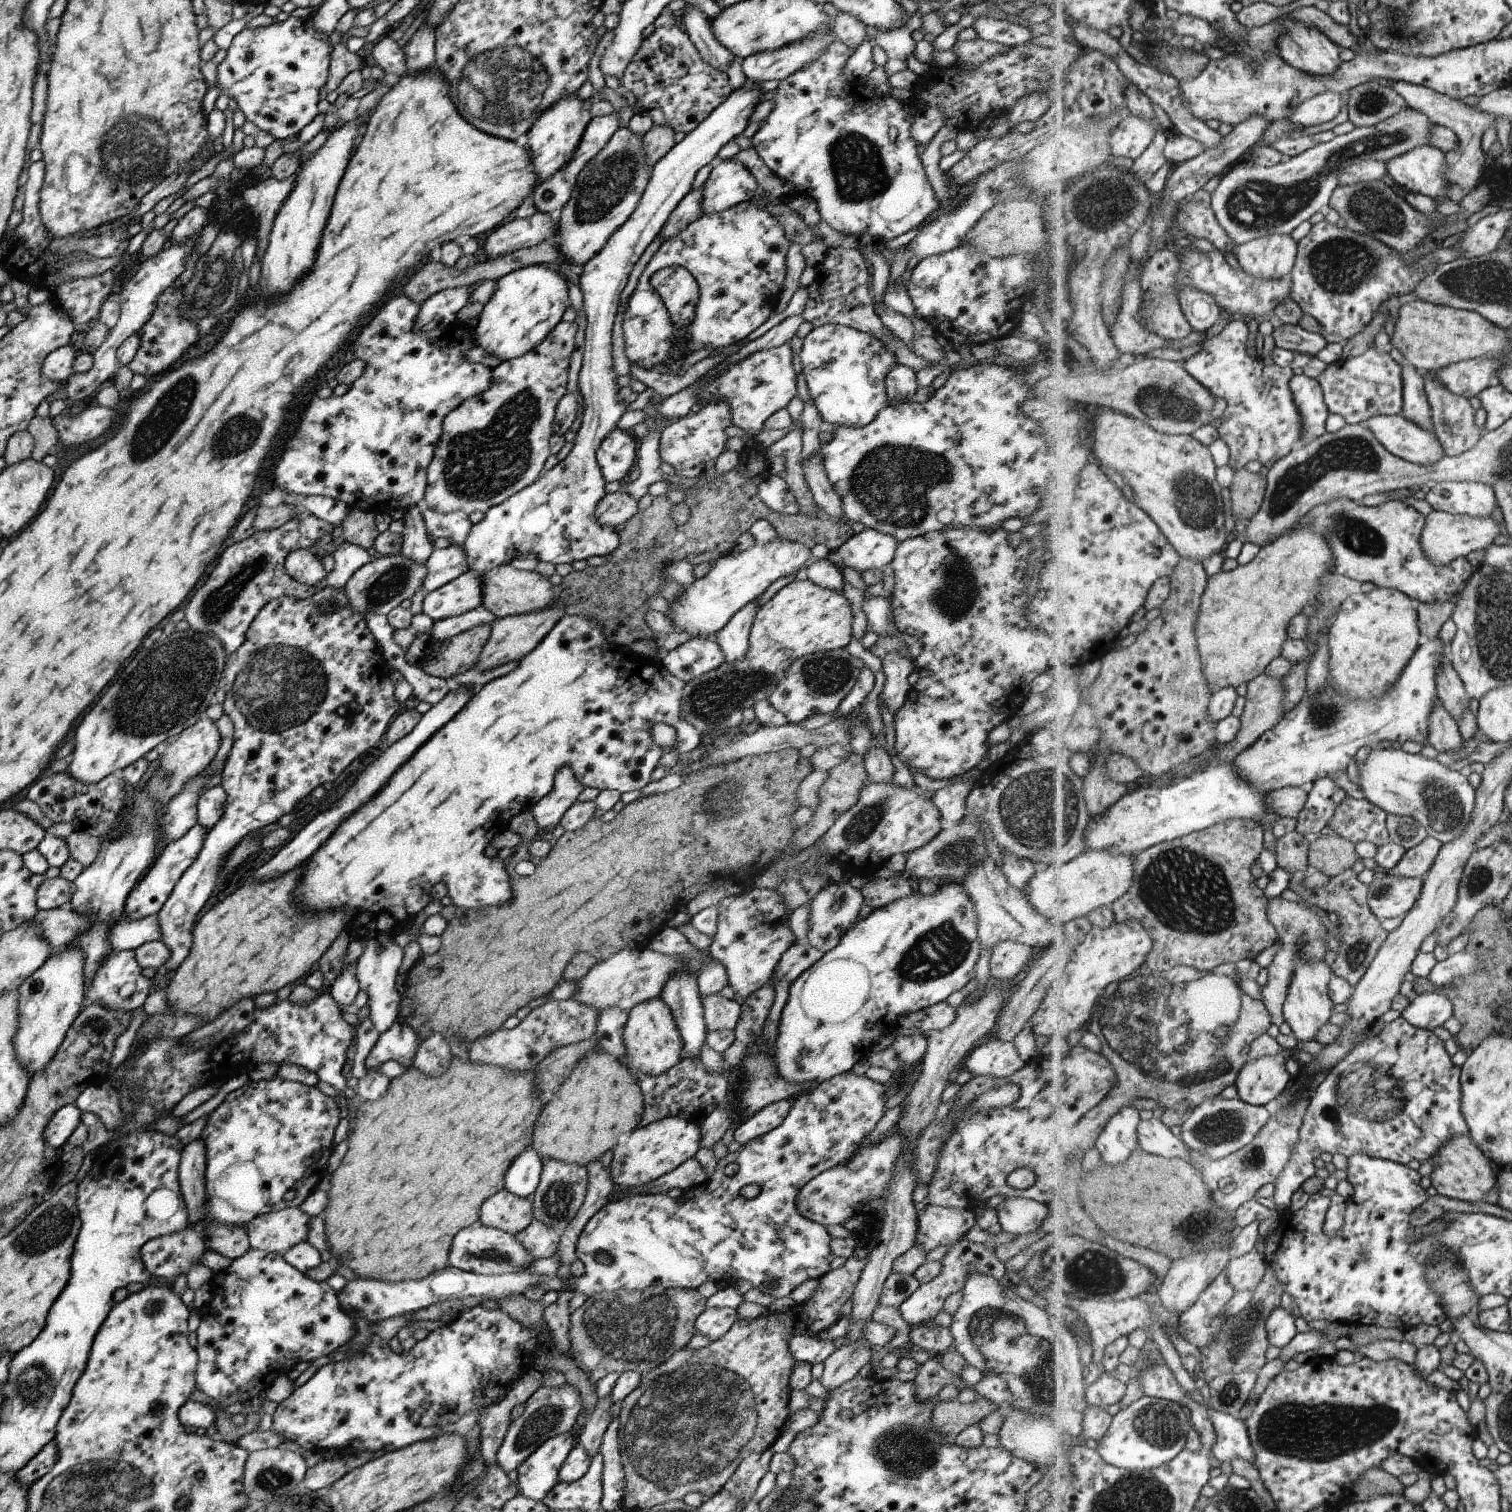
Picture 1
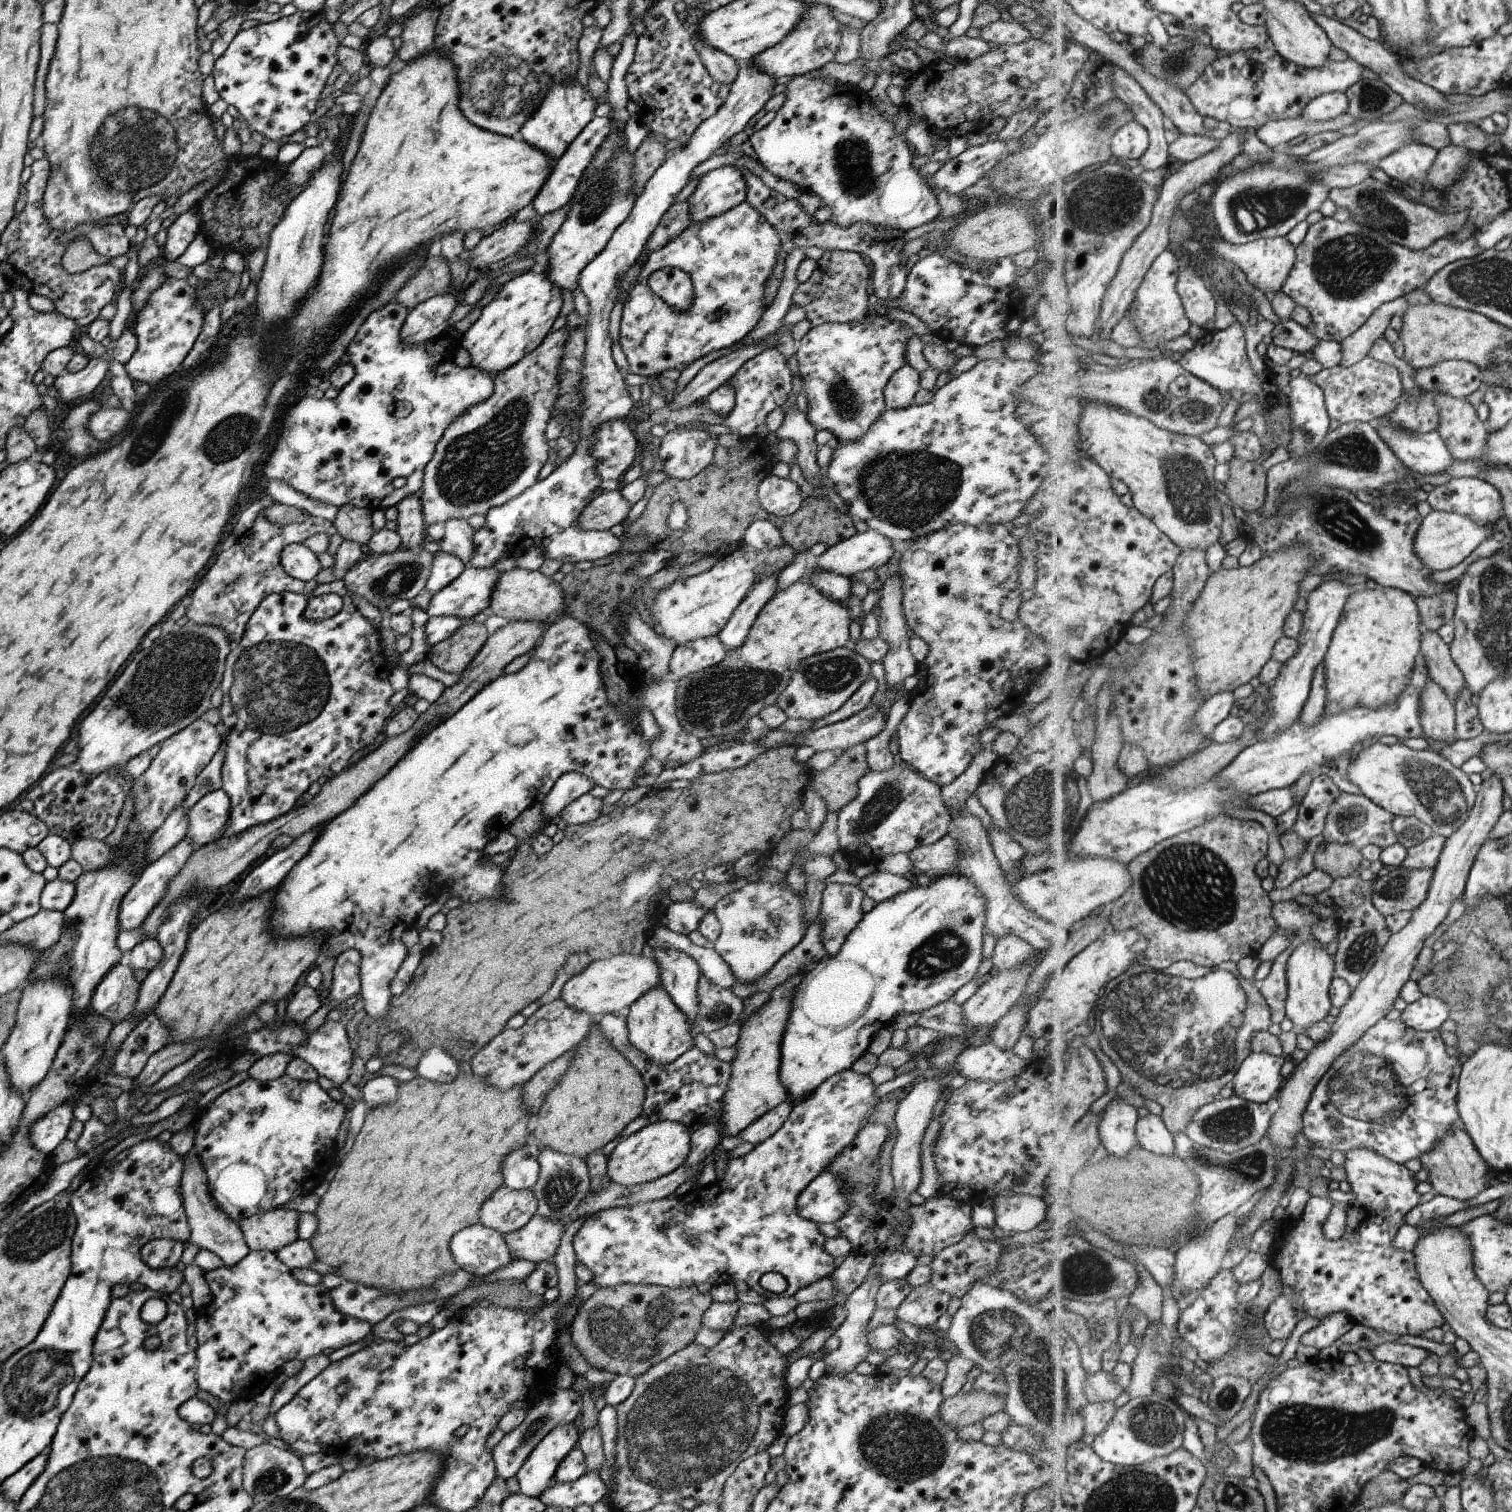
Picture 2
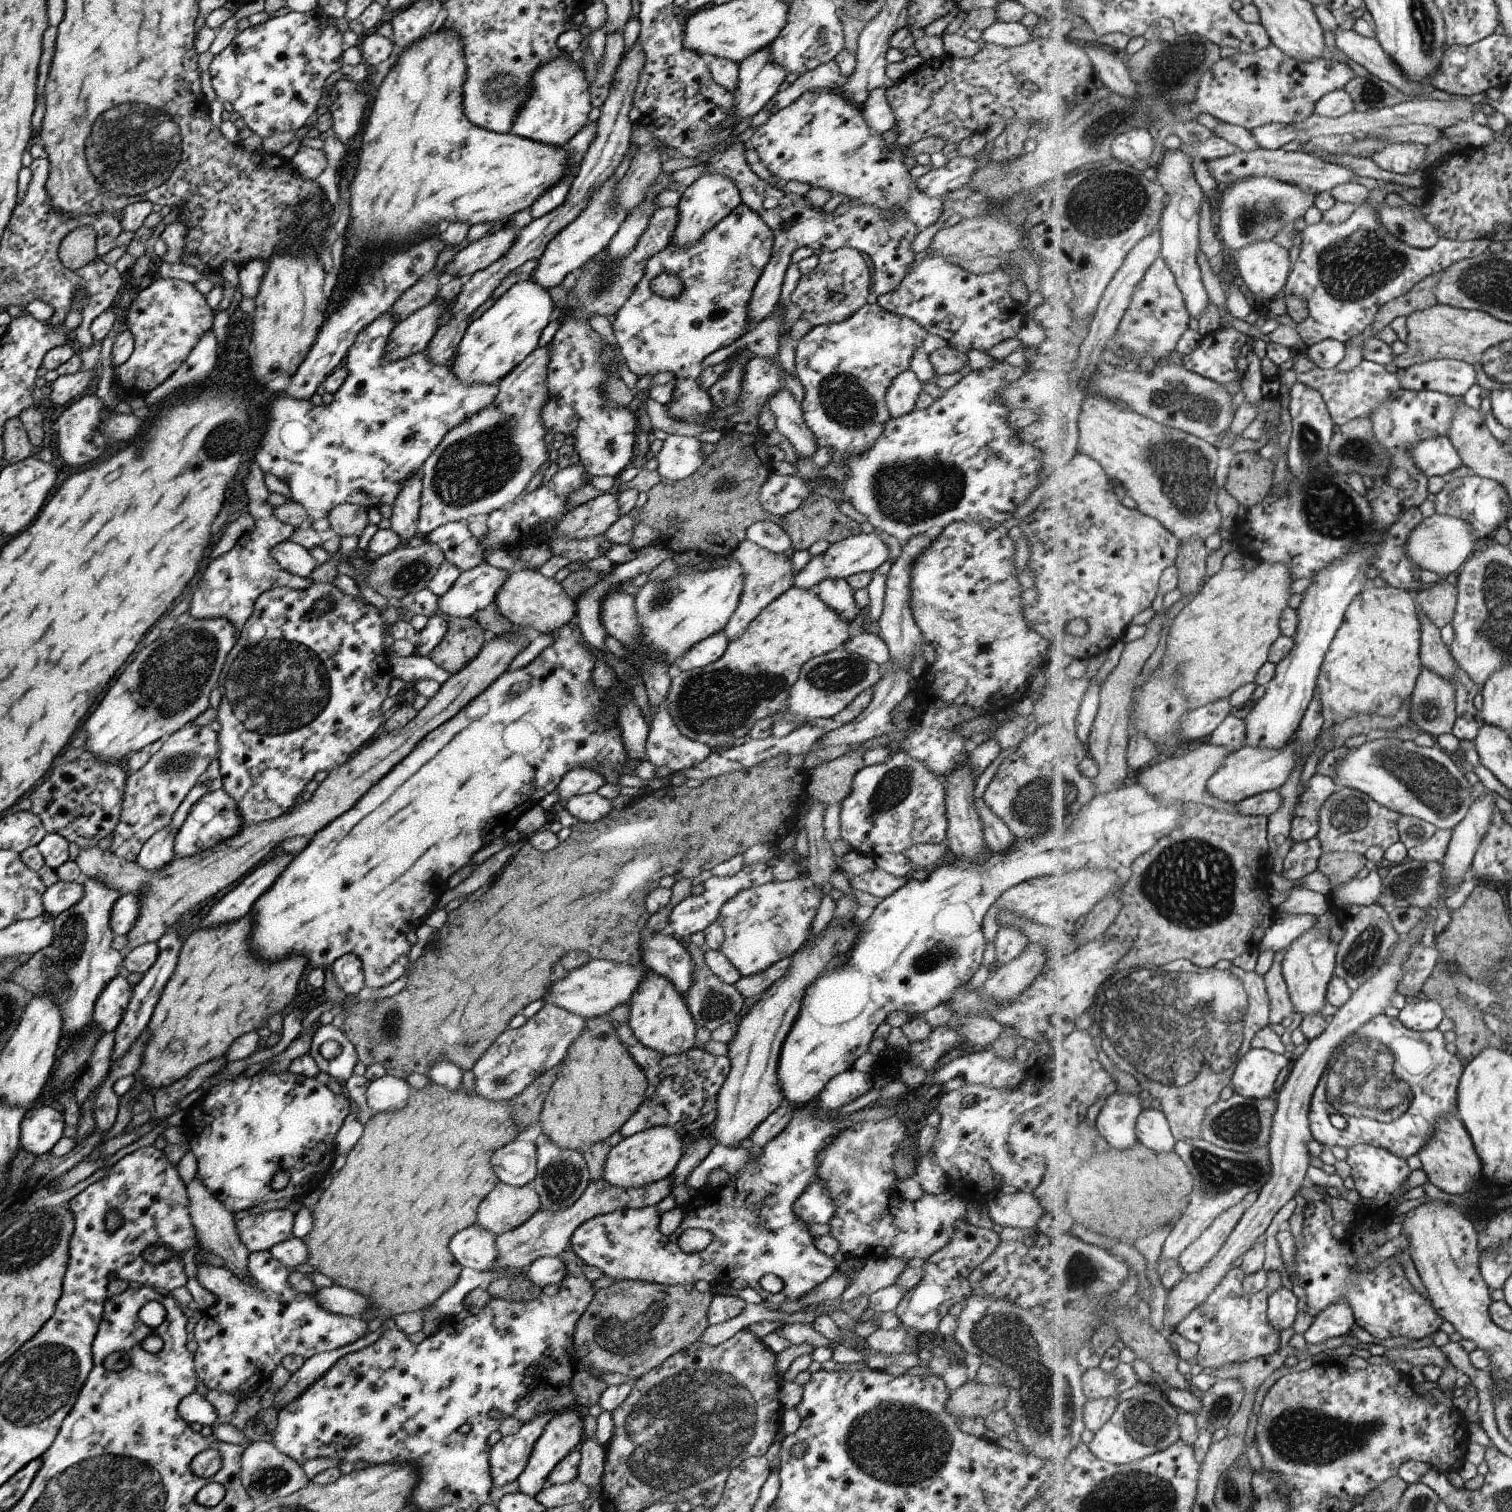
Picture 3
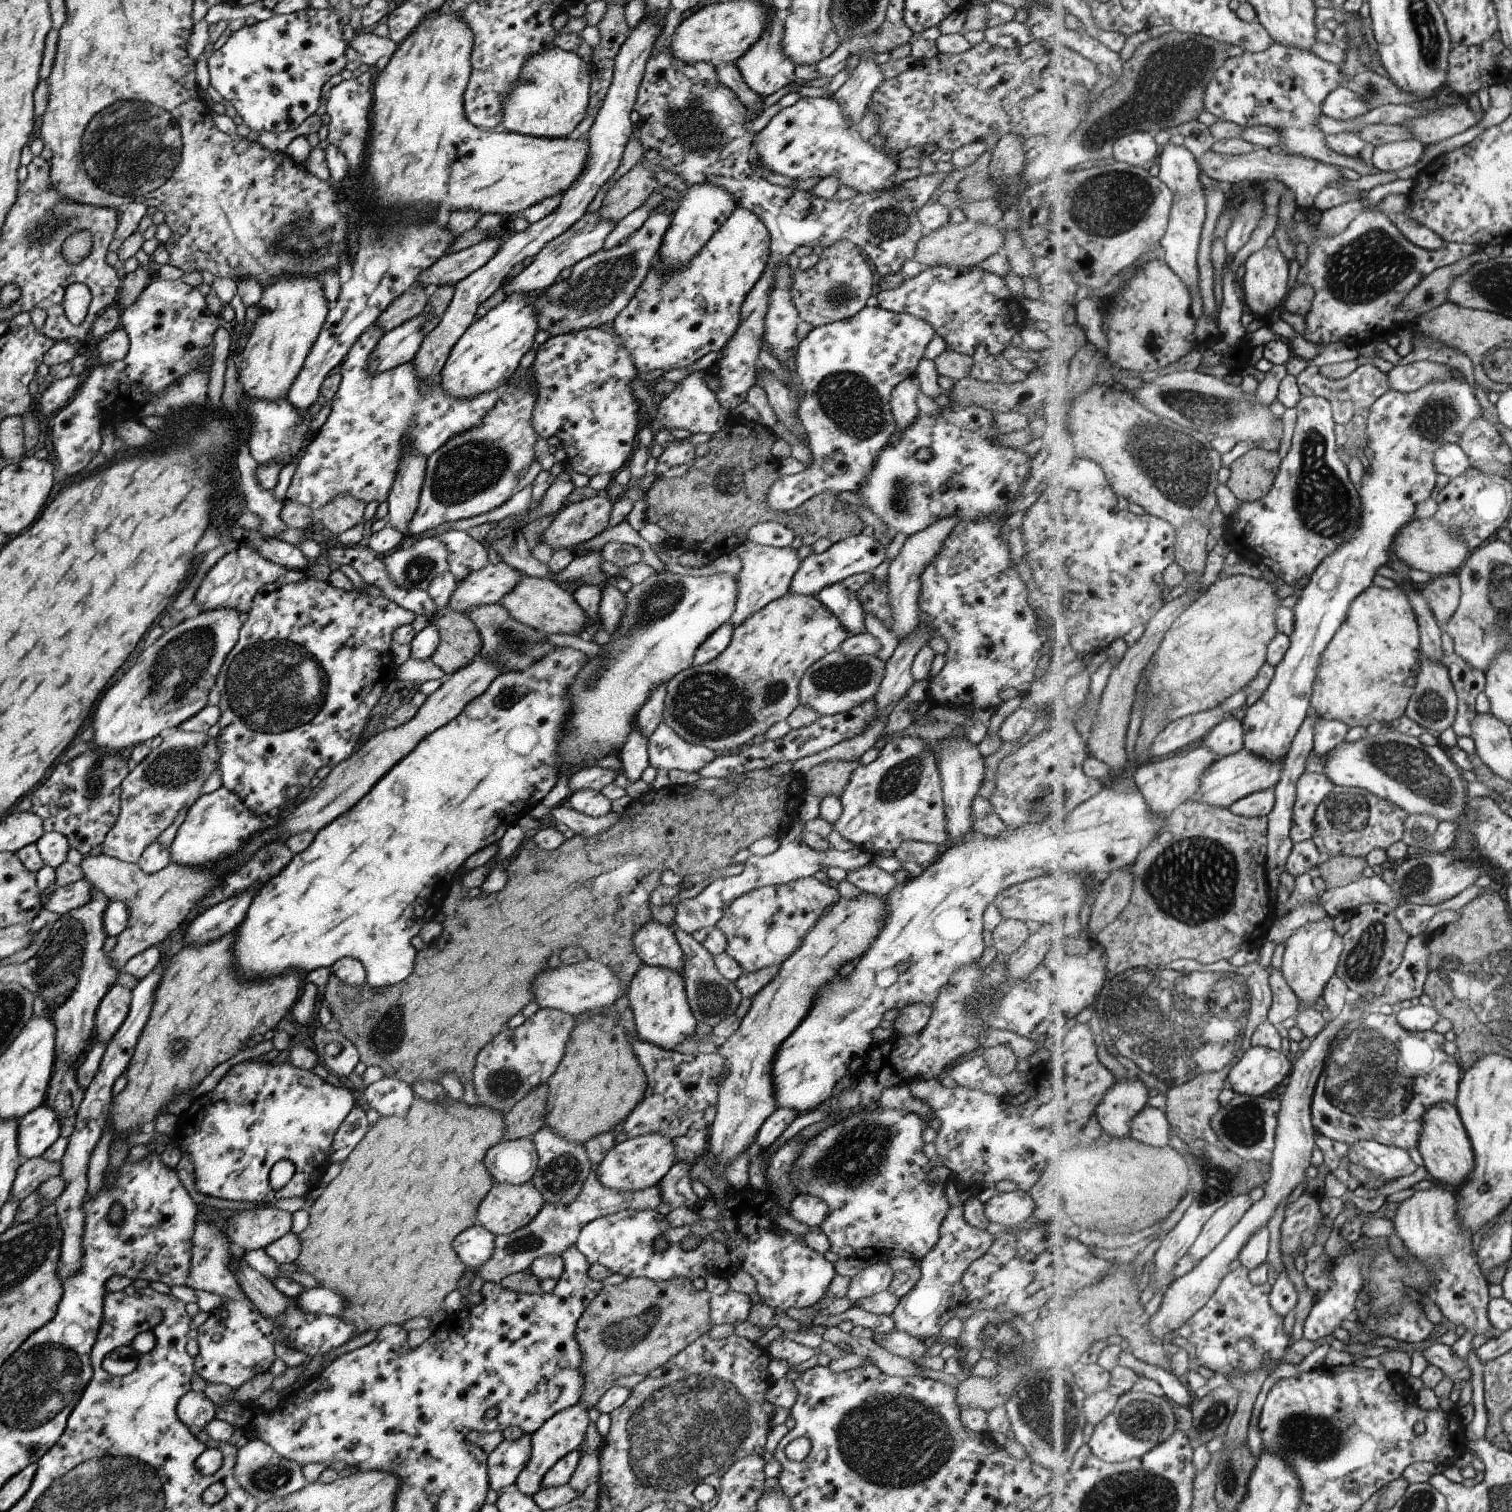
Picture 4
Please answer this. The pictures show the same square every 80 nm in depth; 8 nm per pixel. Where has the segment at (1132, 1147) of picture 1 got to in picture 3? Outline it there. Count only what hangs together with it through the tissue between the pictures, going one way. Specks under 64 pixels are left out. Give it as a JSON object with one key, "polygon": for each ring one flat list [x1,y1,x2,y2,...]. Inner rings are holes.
{"polygon":[[1115,1092,1106,1099,1096,1120,1094,1132,1100,1134,1113,1148,1129,1148,1139,1141,1135,1126,1144,1112,1137,1094]]}

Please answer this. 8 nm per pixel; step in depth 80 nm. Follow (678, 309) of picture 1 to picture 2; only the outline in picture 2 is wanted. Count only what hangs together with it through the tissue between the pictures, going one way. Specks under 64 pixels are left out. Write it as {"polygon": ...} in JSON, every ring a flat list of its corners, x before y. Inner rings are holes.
{"polygon":[[663,268,647,278,647,287,670,309,685,312,691,306,691,278,678,269]]}

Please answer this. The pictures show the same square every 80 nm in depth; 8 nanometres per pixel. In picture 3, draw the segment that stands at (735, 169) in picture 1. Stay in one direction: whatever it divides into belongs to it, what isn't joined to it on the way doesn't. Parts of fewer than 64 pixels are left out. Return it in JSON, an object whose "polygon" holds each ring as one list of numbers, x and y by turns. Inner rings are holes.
{"polygon":[[723,174,701,175,688,188,682,188,681,192,681,199,676,205,679,210,679,218,671,234,671,240,669,240,671,246,673,244,691,246,693,242,697,242,697,238,701,238,701,234,711,230,713,224,717,224,721,218,725,218,733,208,741,203,735,182,725,178]]}

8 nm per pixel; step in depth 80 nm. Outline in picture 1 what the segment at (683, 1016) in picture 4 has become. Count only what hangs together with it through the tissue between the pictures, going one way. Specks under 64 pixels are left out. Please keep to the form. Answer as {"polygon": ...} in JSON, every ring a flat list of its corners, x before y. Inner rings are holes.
{"polygon":[[655,997,644,1000,628,1010,622,1032,622,1044,626,1054,619,1060,637,1076,641,1073,659,1075,669,1071,682,1056,682,1040,669,1007]]}

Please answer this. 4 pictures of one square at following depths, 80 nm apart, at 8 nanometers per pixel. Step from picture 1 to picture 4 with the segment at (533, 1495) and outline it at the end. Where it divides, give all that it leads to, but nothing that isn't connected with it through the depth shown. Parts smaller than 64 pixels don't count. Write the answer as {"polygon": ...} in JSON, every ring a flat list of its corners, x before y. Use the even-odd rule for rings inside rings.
{"polygon":[[577,1401,573,1406,564,1408,548,1418,535,1432,530,1434,530,1451,525,1466,517,1474,515,1486,524,1495,532,1497,539,1489,543,1475,557,1460,568,1452,580,1450,583,1447,584,1434,590,1423,587,1418,588,1409]]}

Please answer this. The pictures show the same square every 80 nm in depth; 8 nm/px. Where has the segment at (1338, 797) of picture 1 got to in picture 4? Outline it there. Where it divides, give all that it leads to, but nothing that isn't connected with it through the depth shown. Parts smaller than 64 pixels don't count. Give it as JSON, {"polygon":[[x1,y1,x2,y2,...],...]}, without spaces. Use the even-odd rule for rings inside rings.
{"polygon":[[1305,771,1298,780,1297,800,1293,806,1292,841,1300,843,1312,840,1317,830,1315,815,1319,804,1331,794,1335,785,1323,773]]}

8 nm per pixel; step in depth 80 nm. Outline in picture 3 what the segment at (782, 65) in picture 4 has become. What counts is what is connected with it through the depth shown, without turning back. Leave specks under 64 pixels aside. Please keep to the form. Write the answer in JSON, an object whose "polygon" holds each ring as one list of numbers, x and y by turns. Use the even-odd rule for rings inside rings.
{"polygon":[[769,46,743,58,738,64,737,88,733,90,735,120,731,126,762,110,787,75,781,66,769,62]]}

